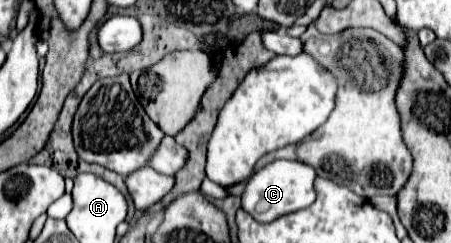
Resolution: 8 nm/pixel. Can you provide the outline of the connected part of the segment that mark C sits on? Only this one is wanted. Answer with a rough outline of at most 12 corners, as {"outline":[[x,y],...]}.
{"outline":[[289,159],[249,179],[243,209],[261,223],[317,199],[317,171]]}

